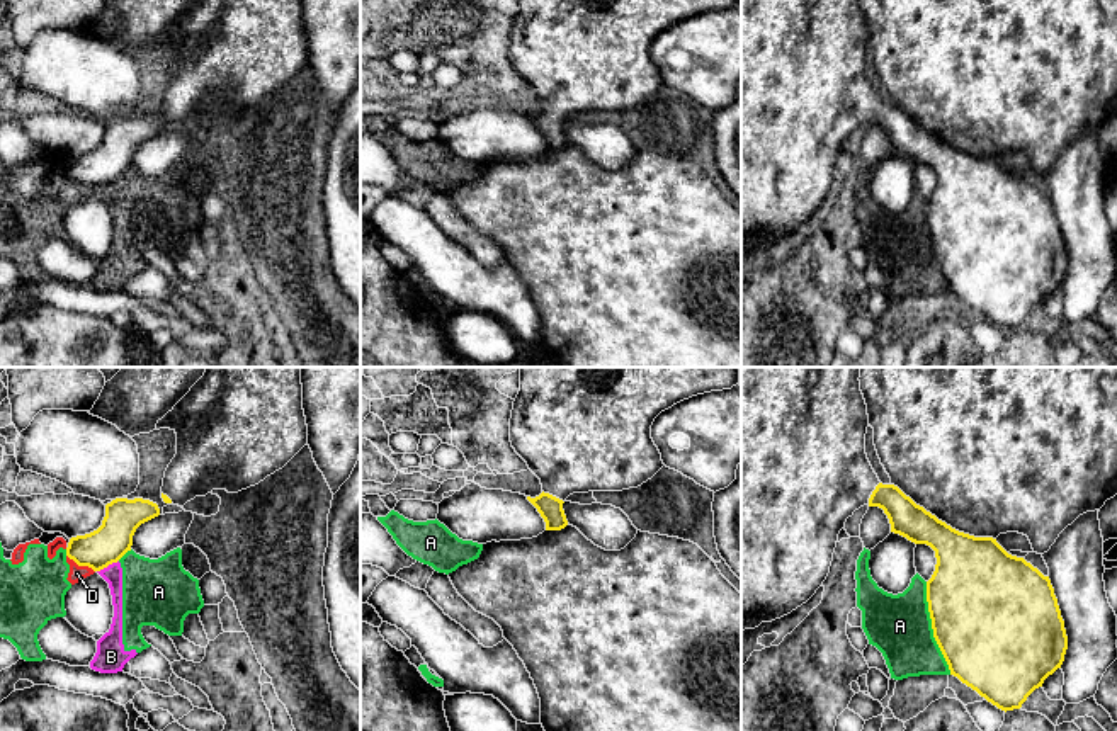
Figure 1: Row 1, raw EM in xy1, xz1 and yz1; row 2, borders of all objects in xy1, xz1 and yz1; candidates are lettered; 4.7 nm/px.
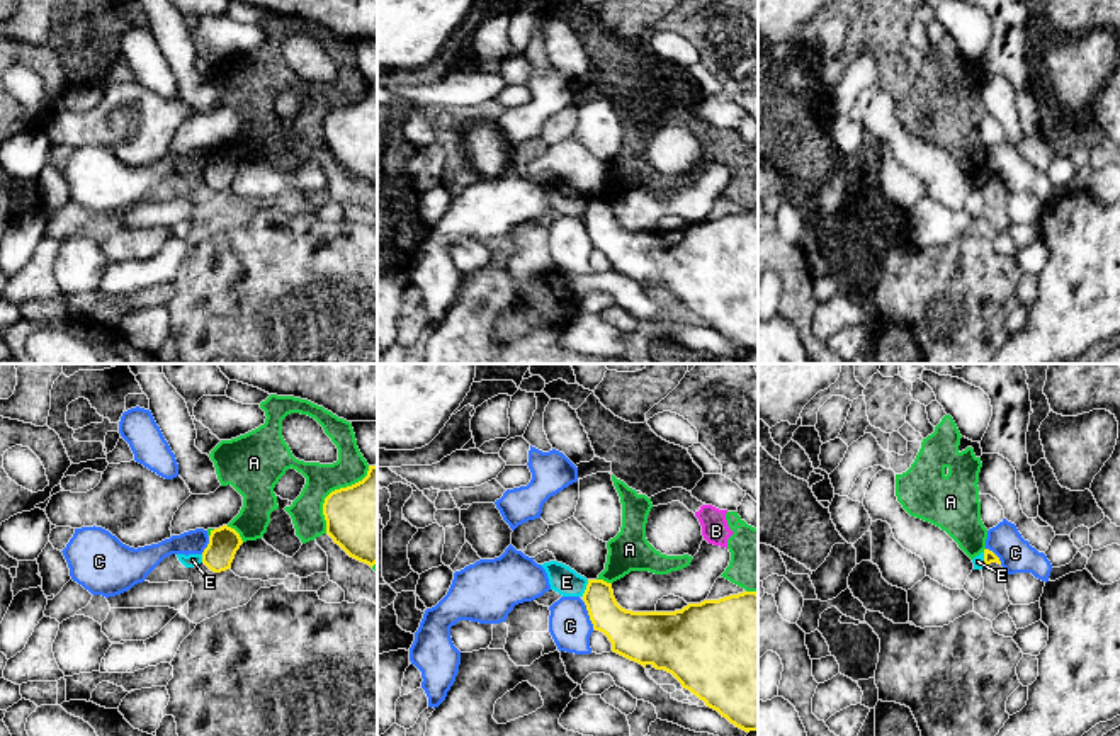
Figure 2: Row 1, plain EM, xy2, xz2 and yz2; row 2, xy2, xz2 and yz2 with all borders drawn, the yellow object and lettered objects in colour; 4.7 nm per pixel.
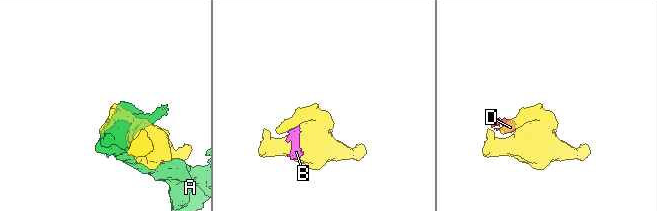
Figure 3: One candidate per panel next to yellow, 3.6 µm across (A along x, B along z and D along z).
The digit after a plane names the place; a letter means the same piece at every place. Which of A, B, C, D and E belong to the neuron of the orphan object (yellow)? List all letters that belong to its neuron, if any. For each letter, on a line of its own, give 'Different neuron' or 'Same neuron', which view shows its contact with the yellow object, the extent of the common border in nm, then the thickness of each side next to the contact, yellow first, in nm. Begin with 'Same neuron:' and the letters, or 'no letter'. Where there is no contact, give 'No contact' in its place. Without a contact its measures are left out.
Same neuron: no letter
A: Different neuron. Touches yellow in yz1. Shared border 460 nm. Thickness 500 nm (yellow) against 300 nm
B: Different neuron. Touches yellow in xy1. Shared border 120 nm. Thickness 180 nm (yellow) against 90 nm
C: Different neuron. Touches yellow in xz2. Shared border 150 nm. Thickness 220 nm (yellow) against 200 nm
D: Different neuron. Touches yellow in xy1. Shared border 160 nm. Thickness 180 nm (yellow) against 70 nm
E: Different neuron. Touches yellow in xz2. Shared border 90 nm. Thickness 170 nm (yellow) against 140 nm

